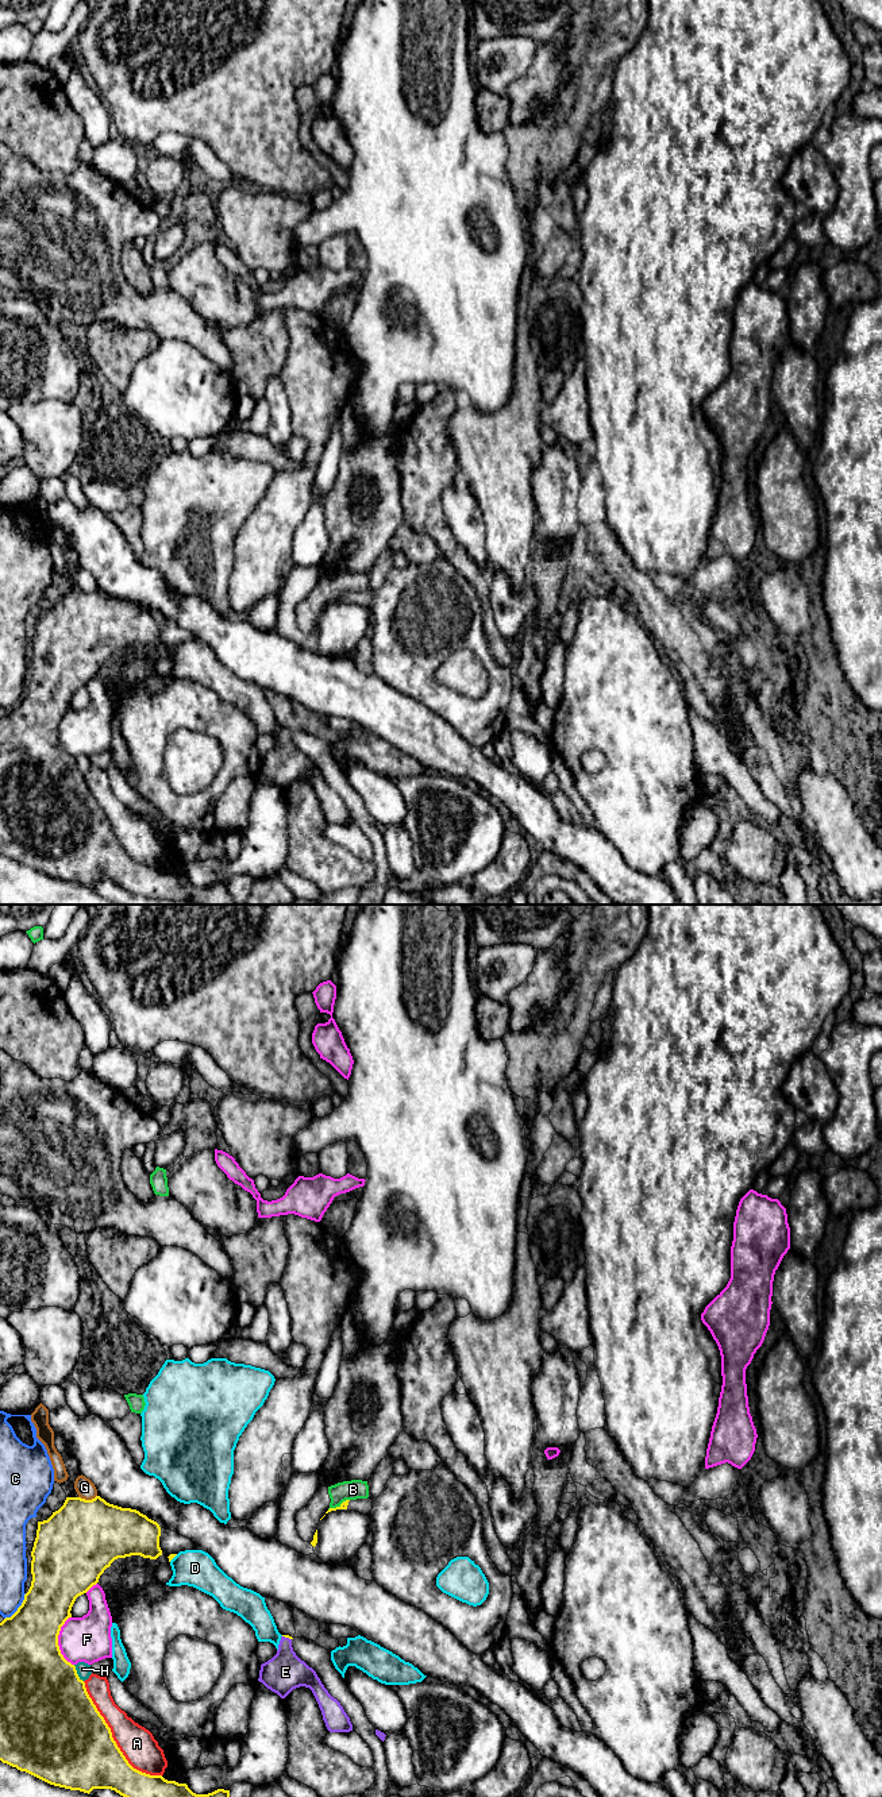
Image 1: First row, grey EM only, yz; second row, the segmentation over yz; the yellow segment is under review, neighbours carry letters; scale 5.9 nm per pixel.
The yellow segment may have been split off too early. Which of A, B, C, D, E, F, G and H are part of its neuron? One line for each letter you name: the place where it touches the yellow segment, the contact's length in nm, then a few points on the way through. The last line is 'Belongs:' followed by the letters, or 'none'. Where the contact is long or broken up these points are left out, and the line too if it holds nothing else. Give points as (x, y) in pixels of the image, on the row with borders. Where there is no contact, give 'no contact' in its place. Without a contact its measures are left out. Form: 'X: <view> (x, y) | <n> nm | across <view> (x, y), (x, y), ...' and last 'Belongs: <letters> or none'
E: yz (287, 1637) | 60 nm | across yz (282, 1635), (287, 1637), (285, 1672)
Belongs: E

